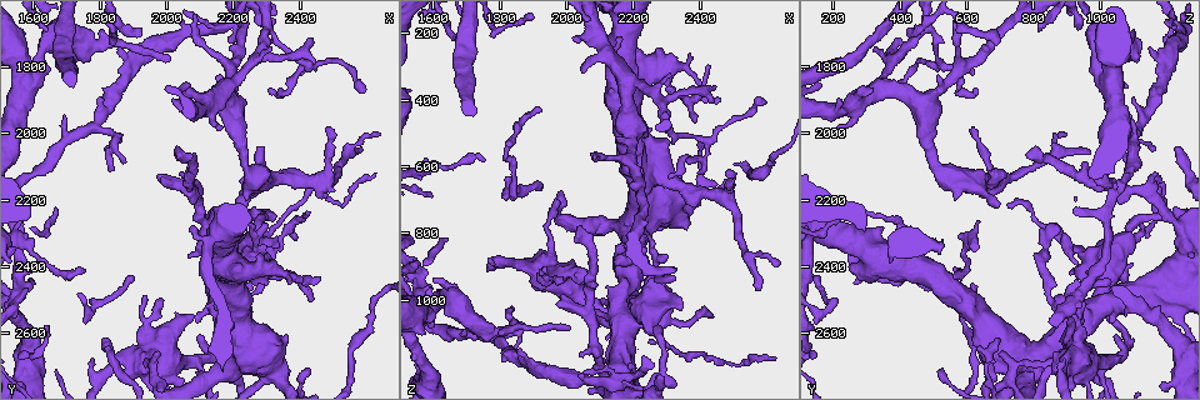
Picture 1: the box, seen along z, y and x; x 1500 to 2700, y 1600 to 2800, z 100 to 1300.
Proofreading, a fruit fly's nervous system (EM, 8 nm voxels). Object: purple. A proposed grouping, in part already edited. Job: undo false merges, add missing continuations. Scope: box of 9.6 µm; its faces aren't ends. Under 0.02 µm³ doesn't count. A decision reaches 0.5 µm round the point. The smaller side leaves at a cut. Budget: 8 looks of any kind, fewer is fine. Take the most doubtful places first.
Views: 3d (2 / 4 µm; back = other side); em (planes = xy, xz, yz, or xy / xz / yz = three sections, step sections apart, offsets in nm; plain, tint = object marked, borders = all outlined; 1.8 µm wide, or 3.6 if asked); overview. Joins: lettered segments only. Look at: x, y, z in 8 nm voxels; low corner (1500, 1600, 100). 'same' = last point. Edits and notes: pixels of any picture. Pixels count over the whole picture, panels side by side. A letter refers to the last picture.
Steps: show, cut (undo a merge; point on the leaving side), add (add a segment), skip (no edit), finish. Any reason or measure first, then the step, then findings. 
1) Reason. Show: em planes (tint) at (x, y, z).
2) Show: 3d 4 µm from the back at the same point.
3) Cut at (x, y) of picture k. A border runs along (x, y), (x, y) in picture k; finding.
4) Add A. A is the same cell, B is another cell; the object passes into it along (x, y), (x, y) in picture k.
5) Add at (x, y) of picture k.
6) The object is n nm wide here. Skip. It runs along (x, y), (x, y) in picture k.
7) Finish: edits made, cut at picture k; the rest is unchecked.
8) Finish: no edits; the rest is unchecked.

Abrupt turn. Show: em 3.6 µm xz step 8 (tint) at (1570, 1830, 1040).

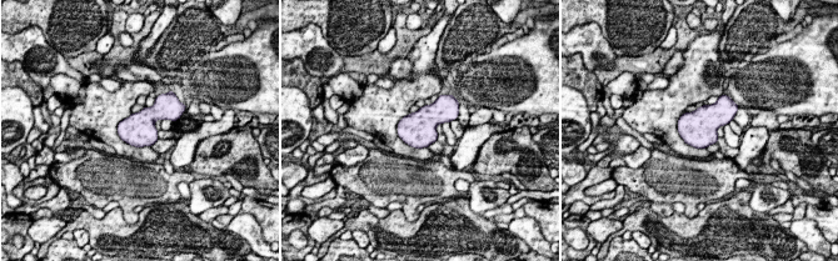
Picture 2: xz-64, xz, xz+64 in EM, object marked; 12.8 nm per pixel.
Show: em 3.6 µm planes (borders) at the same point.

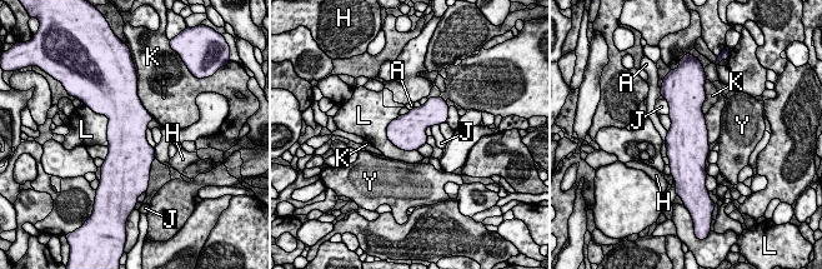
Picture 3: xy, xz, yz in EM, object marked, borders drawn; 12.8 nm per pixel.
The object is 460 nm wide here. Skip. A, H, J, K, L and Y are other cells; a border runs along (394, 118), (387, 138), (416, 150) in picture 3; all the same neuron.

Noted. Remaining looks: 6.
Thin end. Show: 3d 4 µm at (1840, 1730, 690).

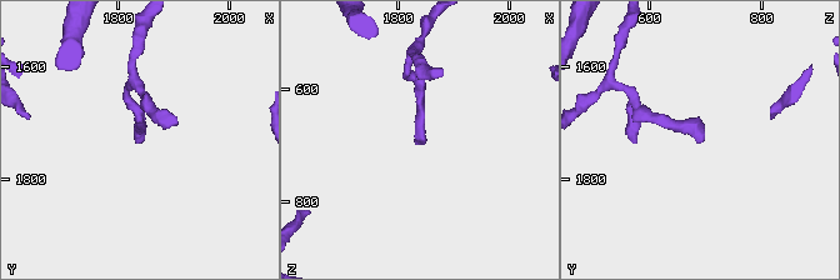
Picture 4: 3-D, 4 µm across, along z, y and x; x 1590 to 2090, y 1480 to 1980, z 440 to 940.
Show: em xy step 4 (borders) at (1840, 1735, 685).

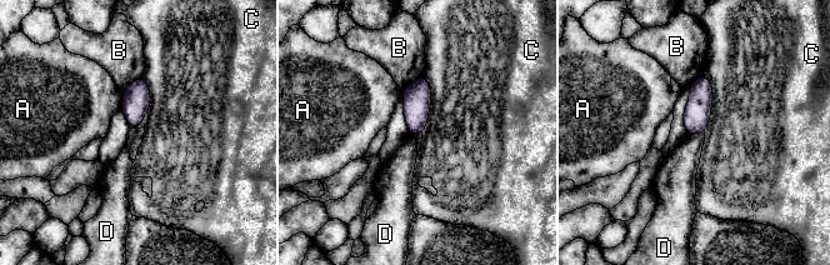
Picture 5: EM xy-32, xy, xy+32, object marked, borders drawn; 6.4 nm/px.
Cut it another way. Show: em yz step 16 (borders) at the same point.

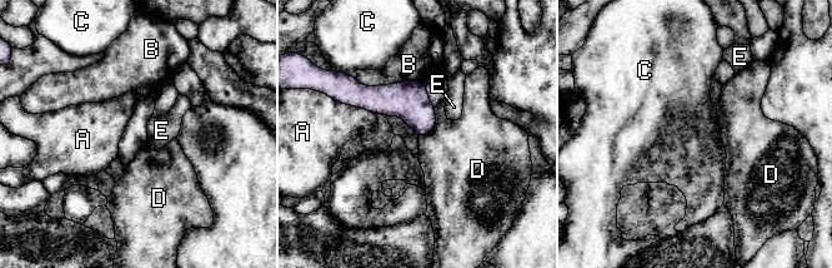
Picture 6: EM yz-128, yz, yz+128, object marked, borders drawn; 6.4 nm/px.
The longest contact is with B, 440 nm. Skip. A, B, C, D and E are other cells; a border runs along (435, 107), (435, 125), (419, 138) in picture 6; no lettered segment goes on from it.

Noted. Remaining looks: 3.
Sharp bend. Show: 3d 4 µm at (2460, 2140, 680).

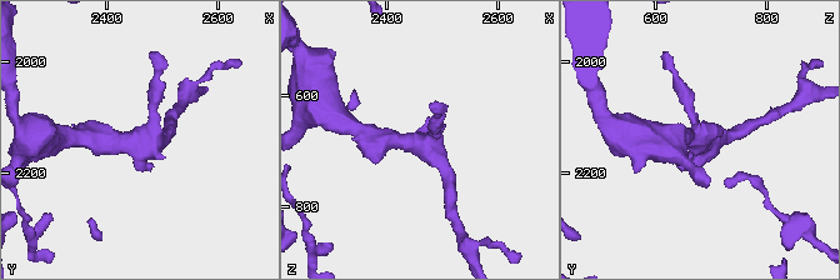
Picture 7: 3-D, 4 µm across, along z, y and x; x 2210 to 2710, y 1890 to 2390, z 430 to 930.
Show: em planes (tint) at (2465, 2145, 685).

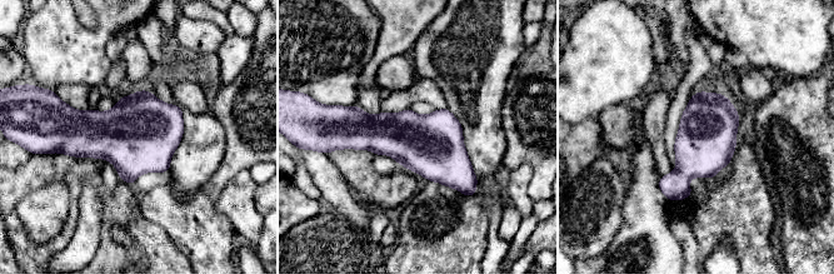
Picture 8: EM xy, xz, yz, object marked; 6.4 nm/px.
Show: em planes (borders) at the same point.

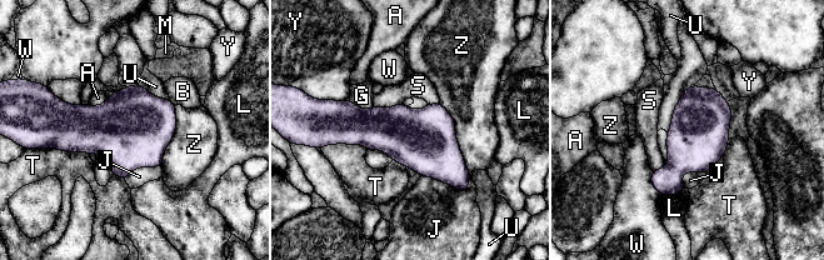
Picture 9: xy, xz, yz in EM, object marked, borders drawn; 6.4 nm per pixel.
The object is 380 nm wide here. Skip. A, B, G, J, L, M, S, T, U, W, Y and Z are other cells; continuous, no second neuron.

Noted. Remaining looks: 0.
Finish: no edits; the rest is unchecked.

